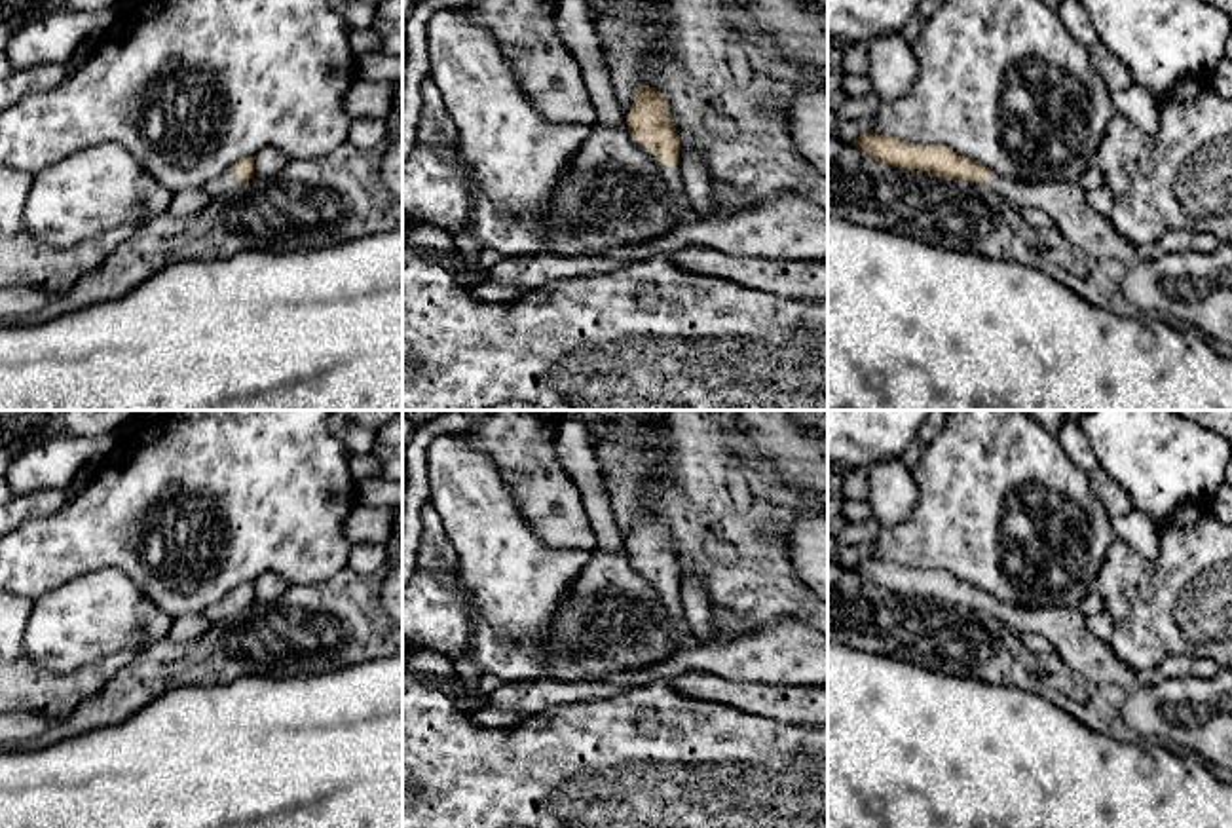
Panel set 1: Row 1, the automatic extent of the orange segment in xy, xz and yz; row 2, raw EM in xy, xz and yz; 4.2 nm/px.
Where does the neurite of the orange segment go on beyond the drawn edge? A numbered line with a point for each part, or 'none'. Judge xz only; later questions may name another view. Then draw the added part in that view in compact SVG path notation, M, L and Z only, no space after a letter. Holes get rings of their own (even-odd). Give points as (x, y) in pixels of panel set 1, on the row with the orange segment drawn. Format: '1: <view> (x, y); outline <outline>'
1: xz (669, 171); outline M634 141L634 142L657 165L657 169L670 192L670 203L683 213L689 211L691 203L683 192L683 184L681 184L681 177L680 177L680 163L661 163L659 158L653 156L651 150L644 146L644 142L640 142L640 141Z

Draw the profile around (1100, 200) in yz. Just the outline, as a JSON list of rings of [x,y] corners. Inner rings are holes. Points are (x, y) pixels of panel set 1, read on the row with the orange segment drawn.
[[[1107,186],[1086,192],[1086,201],[1099,215],[1109,216],[1112,211],[1112,194]]]

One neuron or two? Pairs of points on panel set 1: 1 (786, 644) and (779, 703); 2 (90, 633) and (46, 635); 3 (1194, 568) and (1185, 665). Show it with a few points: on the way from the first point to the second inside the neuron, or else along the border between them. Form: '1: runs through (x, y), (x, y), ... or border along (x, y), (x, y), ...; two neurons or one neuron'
1: border along (737, 680), (807, 684); two neurons
2: runs through (78, 633), (57, 635); one neuron
3: border along (1212, 659), (1174, 654), (1147, 675); two neurons

